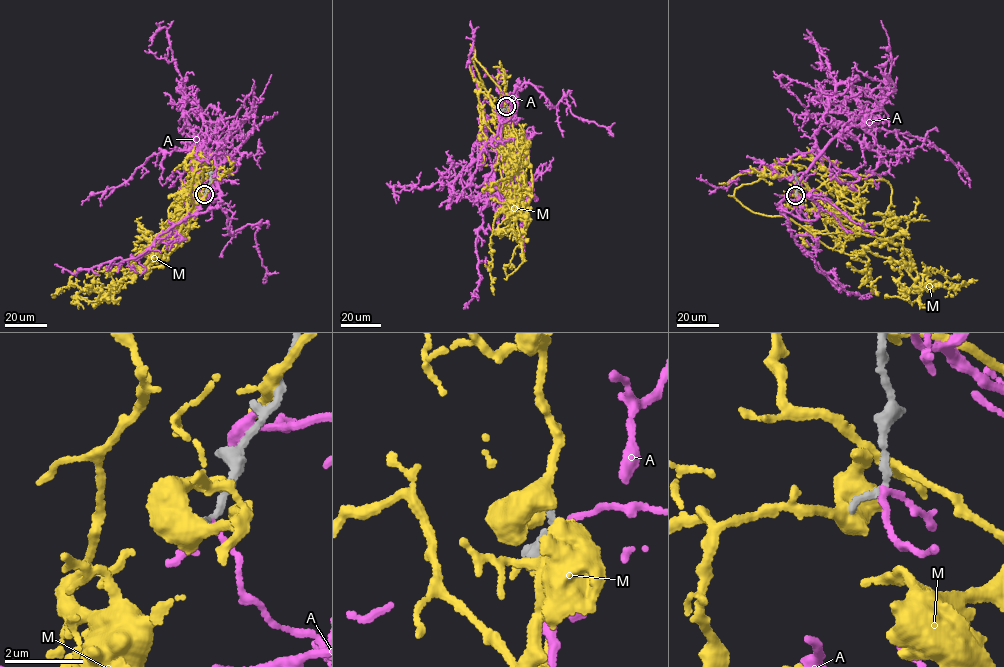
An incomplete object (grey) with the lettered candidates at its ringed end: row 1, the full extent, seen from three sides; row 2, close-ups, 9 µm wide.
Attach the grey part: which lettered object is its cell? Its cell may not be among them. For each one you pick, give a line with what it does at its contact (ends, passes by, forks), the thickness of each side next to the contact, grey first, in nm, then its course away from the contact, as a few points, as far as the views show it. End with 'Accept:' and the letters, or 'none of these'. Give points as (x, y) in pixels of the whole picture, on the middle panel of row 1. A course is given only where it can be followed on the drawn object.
Accept: none of these

